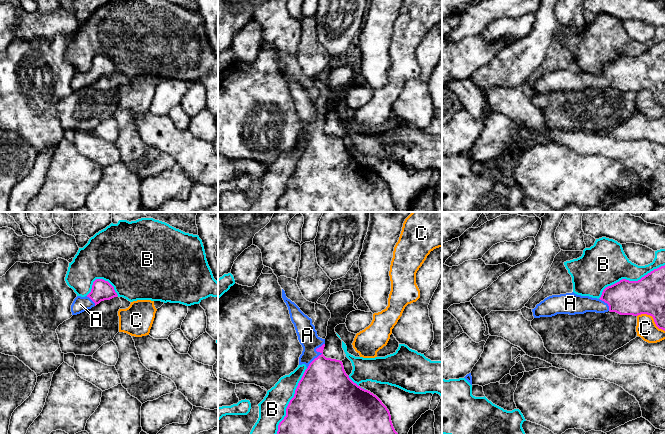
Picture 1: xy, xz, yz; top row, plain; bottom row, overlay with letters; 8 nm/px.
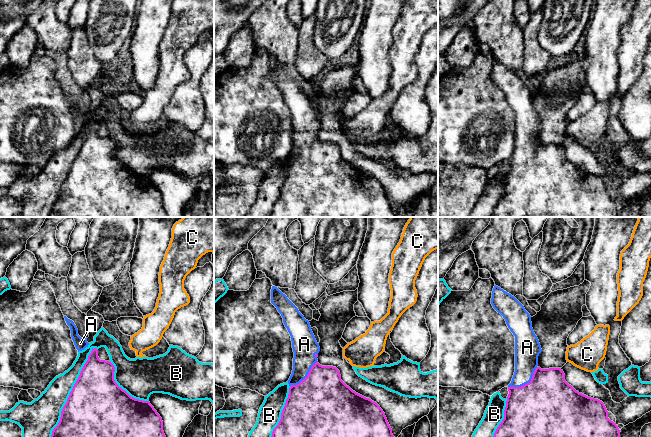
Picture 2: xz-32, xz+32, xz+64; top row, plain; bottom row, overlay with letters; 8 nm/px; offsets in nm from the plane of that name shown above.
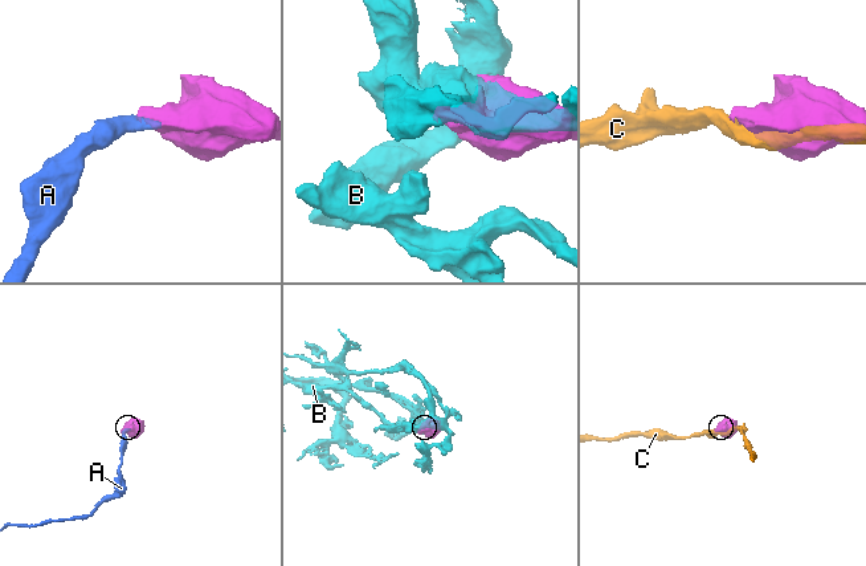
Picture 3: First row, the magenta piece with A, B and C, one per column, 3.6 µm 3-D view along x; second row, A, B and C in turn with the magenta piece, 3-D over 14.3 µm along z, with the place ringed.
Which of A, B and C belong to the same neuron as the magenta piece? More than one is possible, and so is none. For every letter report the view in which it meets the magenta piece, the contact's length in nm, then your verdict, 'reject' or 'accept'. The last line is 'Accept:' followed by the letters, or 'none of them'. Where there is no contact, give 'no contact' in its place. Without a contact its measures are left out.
A: meets magenta in xz; contact 240 nm long; accept
B: meets magenta in yz; contact 600 nm long; reject
C: meets magenta in yz; contact 260 nm long; reject
Accept: A

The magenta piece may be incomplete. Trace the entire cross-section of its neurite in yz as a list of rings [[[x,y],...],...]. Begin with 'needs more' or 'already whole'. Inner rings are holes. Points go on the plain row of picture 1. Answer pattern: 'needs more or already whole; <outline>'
needs more; [[[665,41],[638,57],[622,55],[606,63],[599,75],[572,68],[549,72],[532,85],[534,94],[608,87],[620,91],[650,91],[656,102],[665,107]]]

